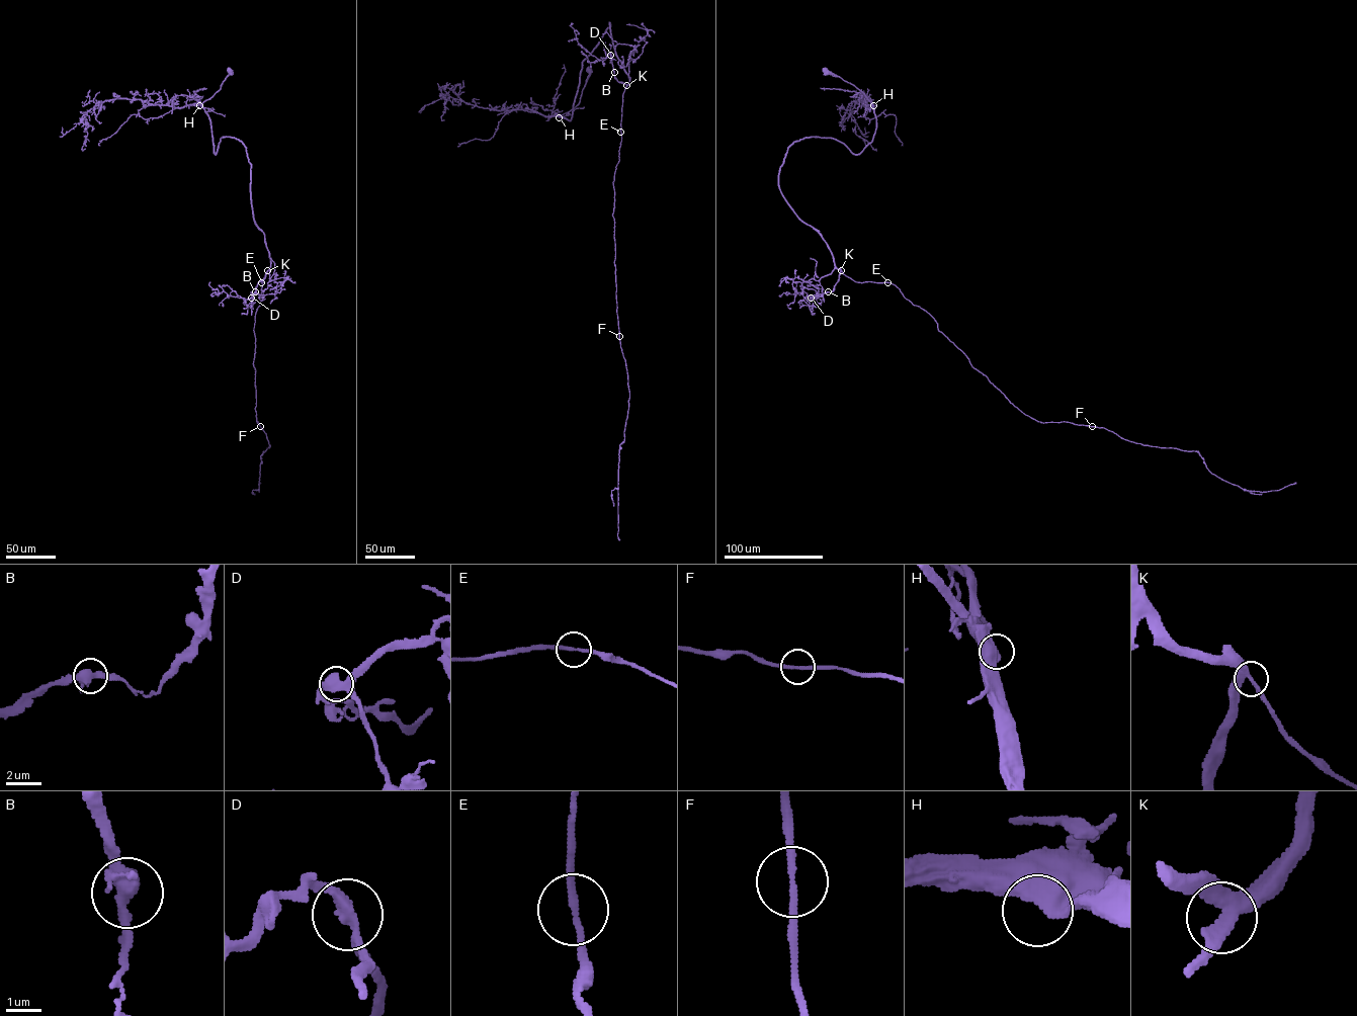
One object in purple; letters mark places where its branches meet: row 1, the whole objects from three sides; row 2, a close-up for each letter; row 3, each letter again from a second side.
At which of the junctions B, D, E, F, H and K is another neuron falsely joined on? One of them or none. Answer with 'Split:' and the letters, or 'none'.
Split: none

